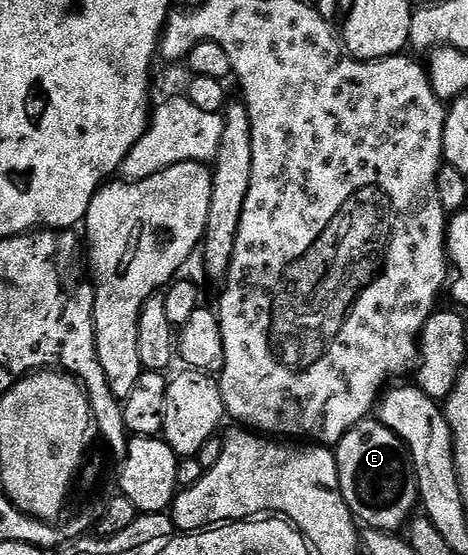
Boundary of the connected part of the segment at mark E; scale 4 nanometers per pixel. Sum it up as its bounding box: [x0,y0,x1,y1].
[333,418,419,533]

